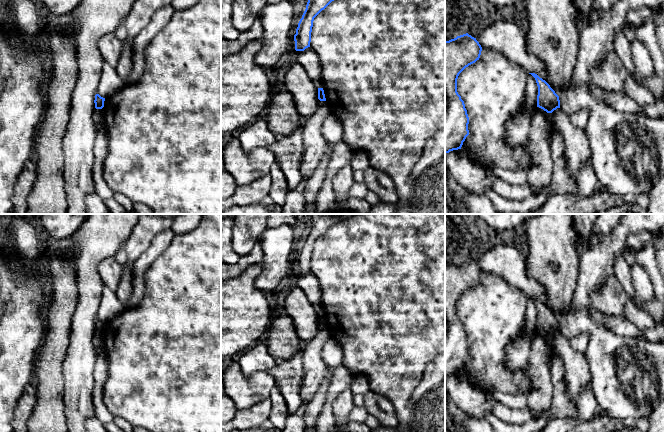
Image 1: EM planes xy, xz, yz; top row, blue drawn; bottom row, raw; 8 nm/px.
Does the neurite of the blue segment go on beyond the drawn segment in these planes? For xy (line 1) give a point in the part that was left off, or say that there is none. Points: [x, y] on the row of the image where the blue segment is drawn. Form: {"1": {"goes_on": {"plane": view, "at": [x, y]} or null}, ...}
{"1": {"goes_on": null}}

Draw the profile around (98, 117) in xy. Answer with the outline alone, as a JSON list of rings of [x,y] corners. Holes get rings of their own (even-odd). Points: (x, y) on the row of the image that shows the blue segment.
[[[95,109],[93,114],[93,120],[97,131],[104,128],[105,122],[102,109]]]

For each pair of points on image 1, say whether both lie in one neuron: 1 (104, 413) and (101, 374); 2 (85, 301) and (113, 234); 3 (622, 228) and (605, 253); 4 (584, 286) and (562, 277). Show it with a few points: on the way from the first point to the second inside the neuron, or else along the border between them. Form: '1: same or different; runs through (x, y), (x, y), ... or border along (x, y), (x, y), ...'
1: same; runs through (98, 403), (98, 384)
2: same; runs through (88, 284), (88, 259), (96, 251)
3: same; runs through (620, 234), (609, 247)
4: different; border along (577, 259), (577, 286), (571, 303)

